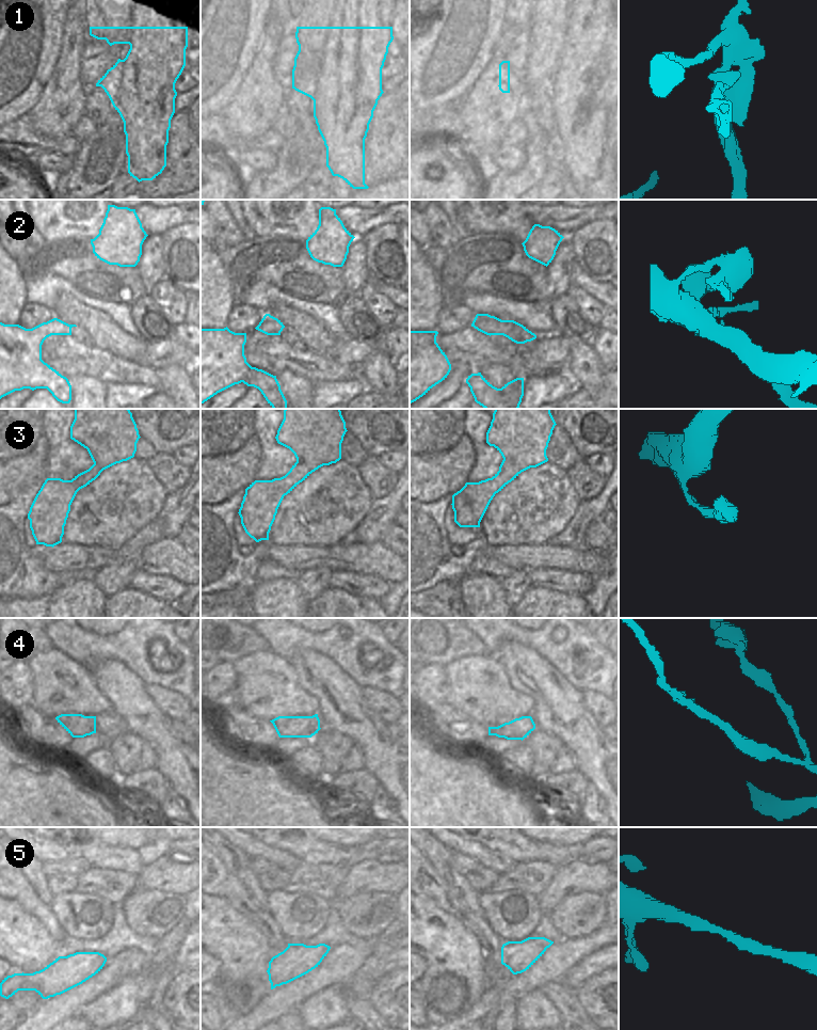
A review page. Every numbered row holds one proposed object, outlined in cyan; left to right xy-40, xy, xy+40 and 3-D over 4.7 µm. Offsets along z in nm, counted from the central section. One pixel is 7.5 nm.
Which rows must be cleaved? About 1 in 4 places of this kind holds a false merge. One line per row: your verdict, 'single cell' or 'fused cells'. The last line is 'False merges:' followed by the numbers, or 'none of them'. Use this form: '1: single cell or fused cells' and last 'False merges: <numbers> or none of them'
1: fused cells
2: single cell
3: single cell
4: single cell
5: single cell
False merges: 1

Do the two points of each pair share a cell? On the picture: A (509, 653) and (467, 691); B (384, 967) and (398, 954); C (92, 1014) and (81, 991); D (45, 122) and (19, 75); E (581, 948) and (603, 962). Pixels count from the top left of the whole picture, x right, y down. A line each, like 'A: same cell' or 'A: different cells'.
A: different cells
B: same cell
C: different cells
D: different cells
E: different cells

